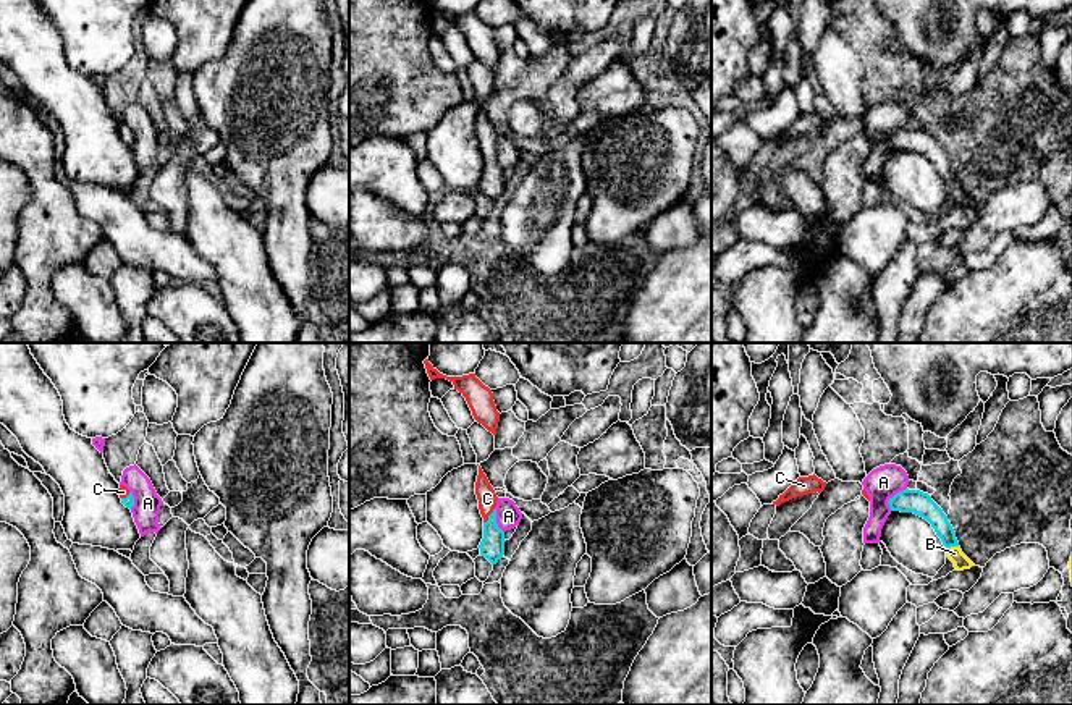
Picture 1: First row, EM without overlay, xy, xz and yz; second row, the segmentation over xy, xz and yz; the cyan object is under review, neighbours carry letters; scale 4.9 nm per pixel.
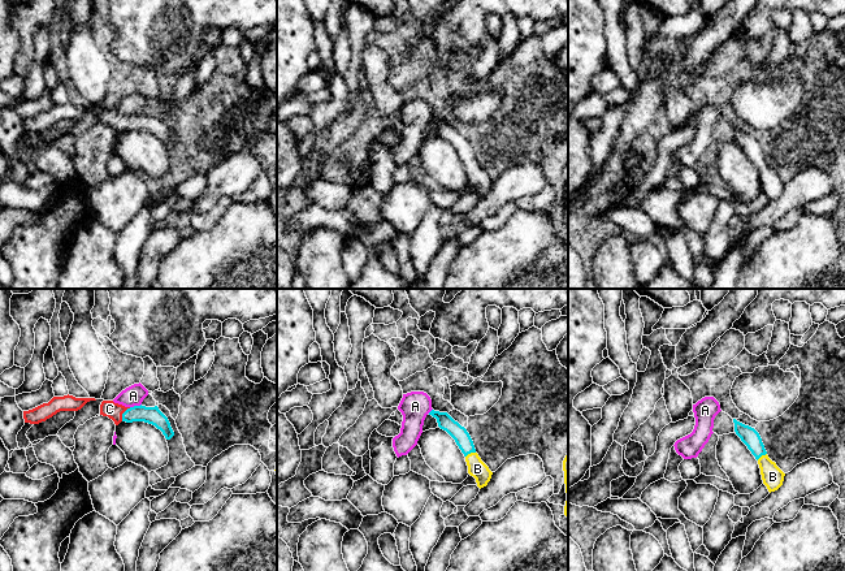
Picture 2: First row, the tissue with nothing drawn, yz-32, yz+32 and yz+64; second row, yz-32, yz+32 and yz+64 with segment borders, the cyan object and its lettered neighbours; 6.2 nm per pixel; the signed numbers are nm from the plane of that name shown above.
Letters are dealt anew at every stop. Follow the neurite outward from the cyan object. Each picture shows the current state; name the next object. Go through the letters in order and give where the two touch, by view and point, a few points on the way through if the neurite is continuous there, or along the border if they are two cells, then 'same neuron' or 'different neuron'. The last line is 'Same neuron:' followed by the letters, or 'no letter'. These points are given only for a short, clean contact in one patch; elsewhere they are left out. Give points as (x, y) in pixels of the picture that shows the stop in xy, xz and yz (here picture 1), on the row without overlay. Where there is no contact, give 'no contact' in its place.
A: yz (893, 135) | along yz (906, 125), (888, 139), (890, 147) | different neuron
B: yz (951, 183) | across yz (922, 143), (940, 160), (951, 183), (954, 191) | same neuron
C: xz (489, 154) | across xz (492, 185), (489, 154), (487, 136) | same neuron
Same neuron: B, C

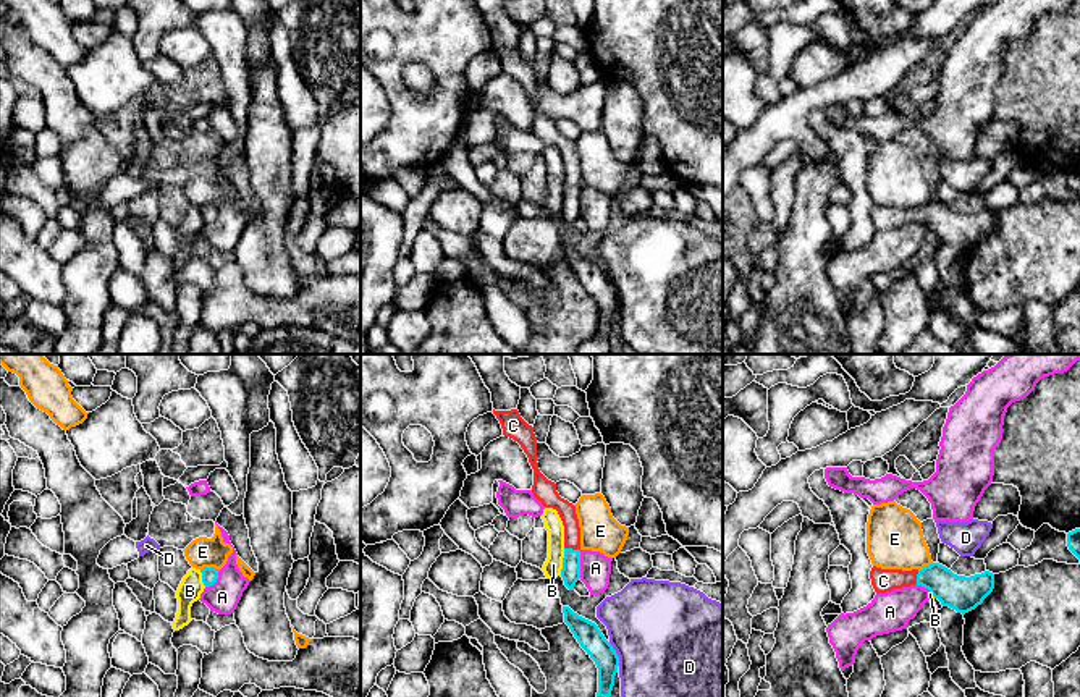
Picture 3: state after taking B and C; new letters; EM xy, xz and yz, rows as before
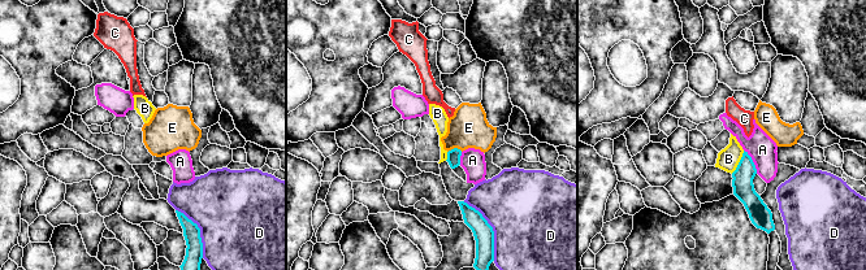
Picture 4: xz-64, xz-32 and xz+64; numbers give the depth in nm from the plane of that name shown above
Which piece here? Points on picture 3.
A: xz (579, 202) | along xz (579, 188), (581, 215) | different neuron
B: xz (563, 199) | along xz (565, 186), (560, 212) | different neuron
C: xz (571, 186) | across xz (571, 201), (571, 186), (571, 160), (566, 147) | same neuron
D: xz (616, 291) | along xz (608, 280), (620, 303) | different neuron
E: xy (210, 206) | along xy (201, 206), (219, 207) | different neuron
Same neuron: C

